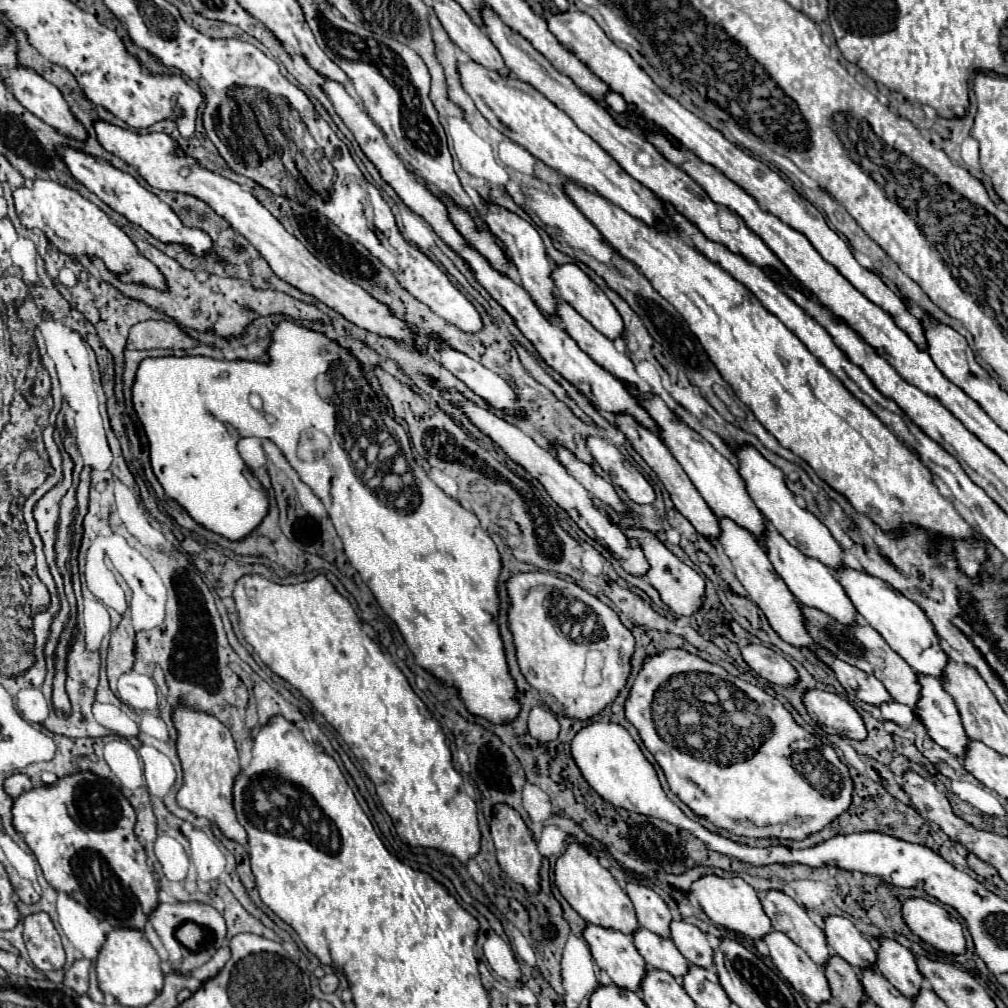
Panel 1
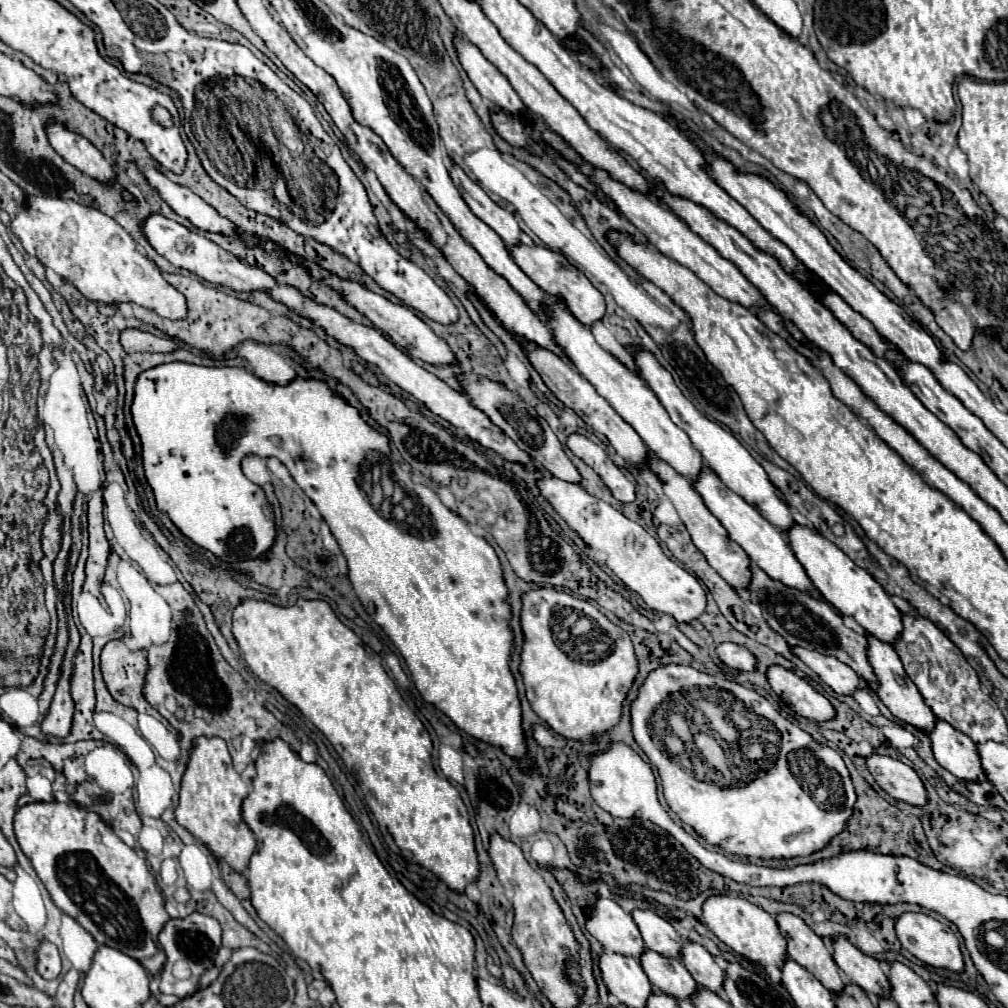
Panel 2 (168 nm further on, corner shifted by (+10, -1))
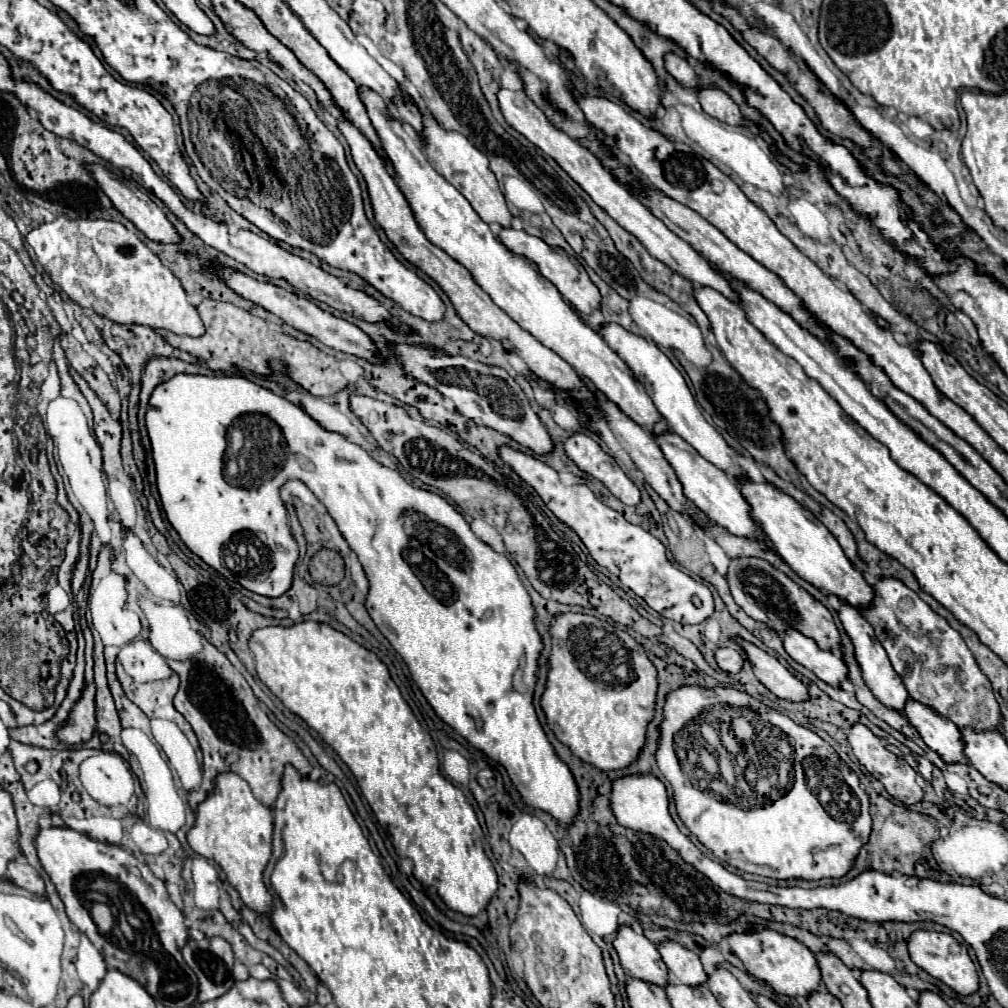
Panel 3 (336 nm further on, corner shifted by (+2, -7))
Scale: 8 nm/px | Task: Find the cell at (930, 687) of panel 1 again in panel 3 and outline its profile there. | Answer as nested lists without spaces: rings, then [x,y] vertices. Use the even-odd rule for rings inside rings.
[[[840,601],[838,619],[840,619],[844,631],[848,633],[848,637],[852,639],[854,655],[856,655],[856,661],[858,661],[858,665],[860,665],[860,671],[862,671],[862,677],[864,677],[868,689],[870,689],[870,691],[874,693],[874,697],[878,697],[886,707],[890,707],[890,709],[894,709],[894,711],[902,711],[902,709],[904,709],[904,703],[906,703],[906,699],[908,699],[908,691],[906,691],[902,679],[894,673],[886,651],[882,649],[880,641],[874,637],[874,629],[870,627],[870,623],[858,613],[856,607],[852,607],[852,605],[846,603],[846,601]]]

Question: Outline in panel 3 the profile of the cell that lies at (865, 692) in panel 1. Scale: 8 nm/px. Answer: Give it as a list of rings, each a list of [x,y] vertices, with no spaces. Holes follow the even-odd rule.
[[[786,629],[786,633],[782,633],[782,643],[786,653],[796,663],[812,671],[824,683],[838,687],[840,679],[848,677],[848,669],[840,657],[830,651],[818,649],[818,645],[810,641],[810,637],[802,637],[802,633],[798,633],[796,629]]]

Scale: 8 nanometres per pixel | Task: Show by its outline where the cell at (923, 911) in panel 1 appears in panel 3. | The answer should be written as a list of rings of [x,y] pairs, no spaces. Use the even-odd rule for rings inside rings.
[[[916,931],[916,933],[912,933],[912,937],[908,941],[908,951],[910,951],[912,961],[918,967],[922,967],[928,975],[942,981],[950,989],[954,989],[958,995],[972,995],[978,991],[976,967],[974,967],[972,959],[968,957],[966,947],[962,947],[952,935],[936,933],[936,931]]]

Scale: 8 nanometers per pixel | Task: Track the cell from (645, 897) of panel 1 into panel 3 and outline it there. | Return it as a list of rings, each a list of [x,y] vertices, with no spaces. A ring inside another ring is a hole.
[[[672,941],[660,943],[658,951],[670,971],[670,979],[676,985],[704,985],[708,981],[708,975],[694,951],[688,951]]]

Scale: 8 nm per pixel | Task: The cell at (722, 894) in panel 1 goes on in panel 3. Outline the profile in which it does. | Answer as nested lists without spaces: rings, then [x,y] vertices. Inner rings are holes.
[[[764,929],[764,931],[754,931],[750,935],[734,933],[728,937],[728,943],[750,975],[768,983],[780,995],[810,997],[812,993],[822,989],[822,973],[818,969],[814,953],[792,937],[784,937],[776,931]]]

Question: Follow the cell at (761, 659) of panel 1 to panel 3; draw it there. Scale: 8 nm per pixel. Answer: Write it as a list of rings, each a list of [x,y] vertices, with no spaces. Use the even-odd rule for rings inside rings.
[[[716,649],[716,663],[726,673],[738,673],[742,669],[744,657],[736,649]]]

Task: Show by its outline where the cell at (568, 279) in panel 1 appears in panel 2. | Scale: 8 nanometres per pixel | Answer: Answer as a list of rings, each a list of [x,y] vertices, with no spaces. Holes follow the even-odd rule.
[[[516,245],[516,247],[512,247],[512,259],[548,295],[562,295],[562,299],[566,299],[566,307],[570,307],[570,313],[582,325],[590,327],[604,317],[606,303],[604,303],[602,293],[586,279],[586,275],[582,271],[578,271],[574,265],[570,265],[562,253],[554,253],[546,247],[538,247],[538,245],[536,247]]]

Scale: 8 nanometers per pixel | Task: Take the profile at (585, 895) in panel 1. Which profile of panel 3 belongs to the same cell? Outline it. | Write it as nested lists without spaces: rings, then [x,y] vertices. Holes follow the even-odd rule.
[[[620,927],[614,949],[618,951],[622,969],[628,977],[646,981],[650,985],[666,987],[670,983],[668,969],[652,941],[636,933],[632,927]]]

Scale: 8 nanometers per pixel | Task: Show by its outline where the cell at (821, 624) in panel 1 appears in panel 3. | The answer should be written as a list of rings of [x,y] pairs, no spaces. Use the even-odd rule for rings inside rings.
[[[736,557],[730,561],[726,579],[728,579],[734,601],[752,619],[766,623],[770,629],[778,633],[782,633],[788,627],[794,627],[806,637],[812,637],[820,649],[840,651],[840,633],[834,625],[832,613],[820,601],[816,601],[808,591],[796,585],[790,577],[774,569],[768,561],[758,559],[758,557]]]

